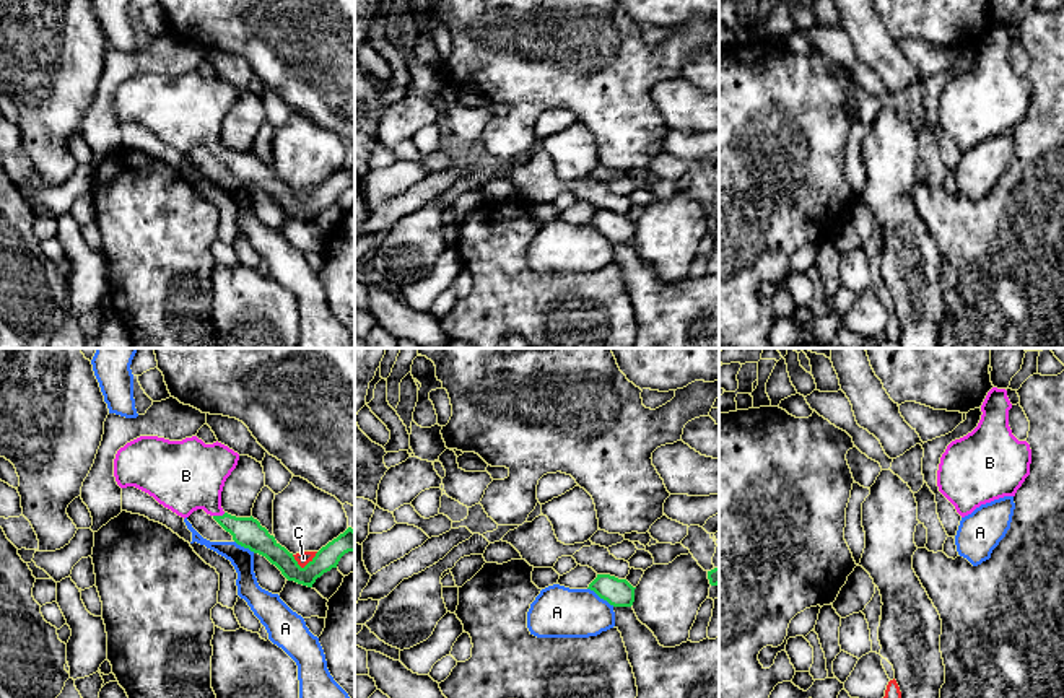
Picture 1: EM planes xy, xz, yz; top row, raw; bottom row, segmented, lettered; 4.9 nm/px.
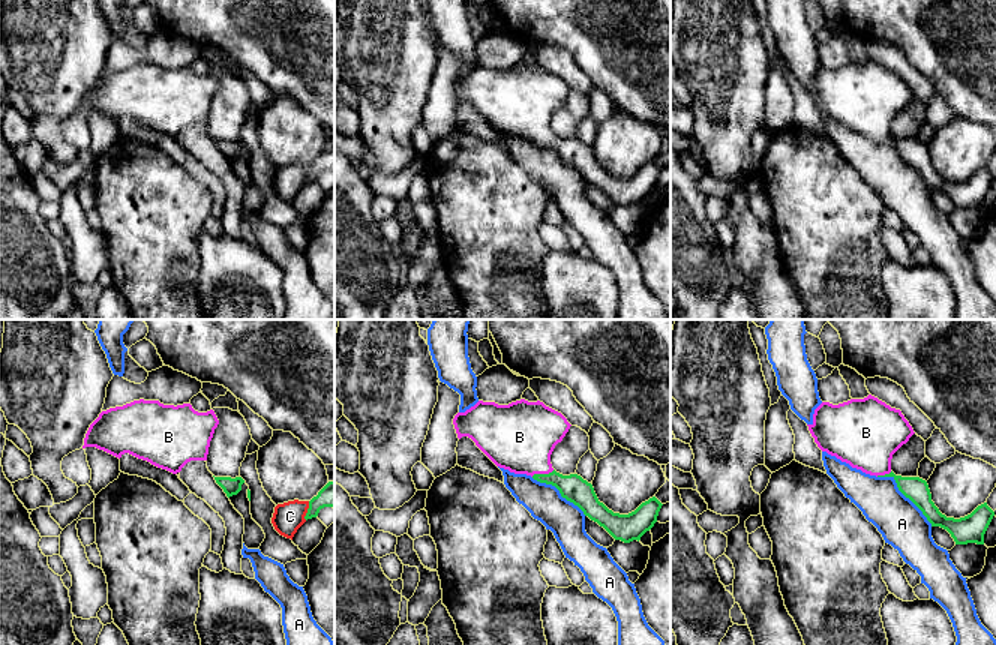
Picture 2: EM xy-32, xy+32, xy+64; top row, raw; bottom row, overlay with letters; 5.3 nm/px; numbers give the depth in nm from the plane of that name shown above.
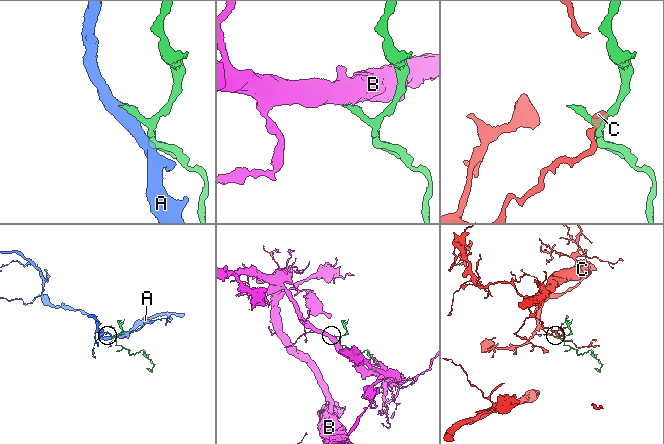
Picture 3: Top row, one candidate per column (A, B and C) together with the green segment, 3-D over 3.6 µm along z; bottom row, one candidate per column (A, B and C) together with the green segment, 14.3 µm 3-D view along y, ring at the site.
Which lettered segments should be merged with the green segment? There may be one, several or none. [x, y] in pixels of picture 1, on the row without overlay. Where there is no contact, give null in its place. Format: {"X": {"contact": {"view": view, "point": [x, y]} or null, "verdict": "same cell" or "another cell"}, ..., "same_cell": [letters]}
{"A": {"contact": {"view": "xz", "point": [601, 233]}, "verdict": "another cell"}, "B": {"contact": {"view": "xy", "point": [218, 152]}, "verdict": "same cell"}, "C": {"contact": {"view": "xy", "point": [305, 202]}, "verdict": "another cell"}, "same_cell": ["B"]}

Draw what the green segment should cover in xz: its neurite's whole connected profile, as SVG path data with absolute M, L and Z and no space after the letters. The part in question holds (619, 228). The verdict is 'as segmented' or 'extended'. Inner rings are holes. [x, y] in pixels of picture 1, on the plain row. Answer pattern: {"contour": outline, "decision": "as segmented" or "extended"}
{"contour": "M597 210L589 220L600 234L607 236L613 242L631 242L634 238L634 225L626 215L618 215L610 210Z", "decision": "as segmented"}

